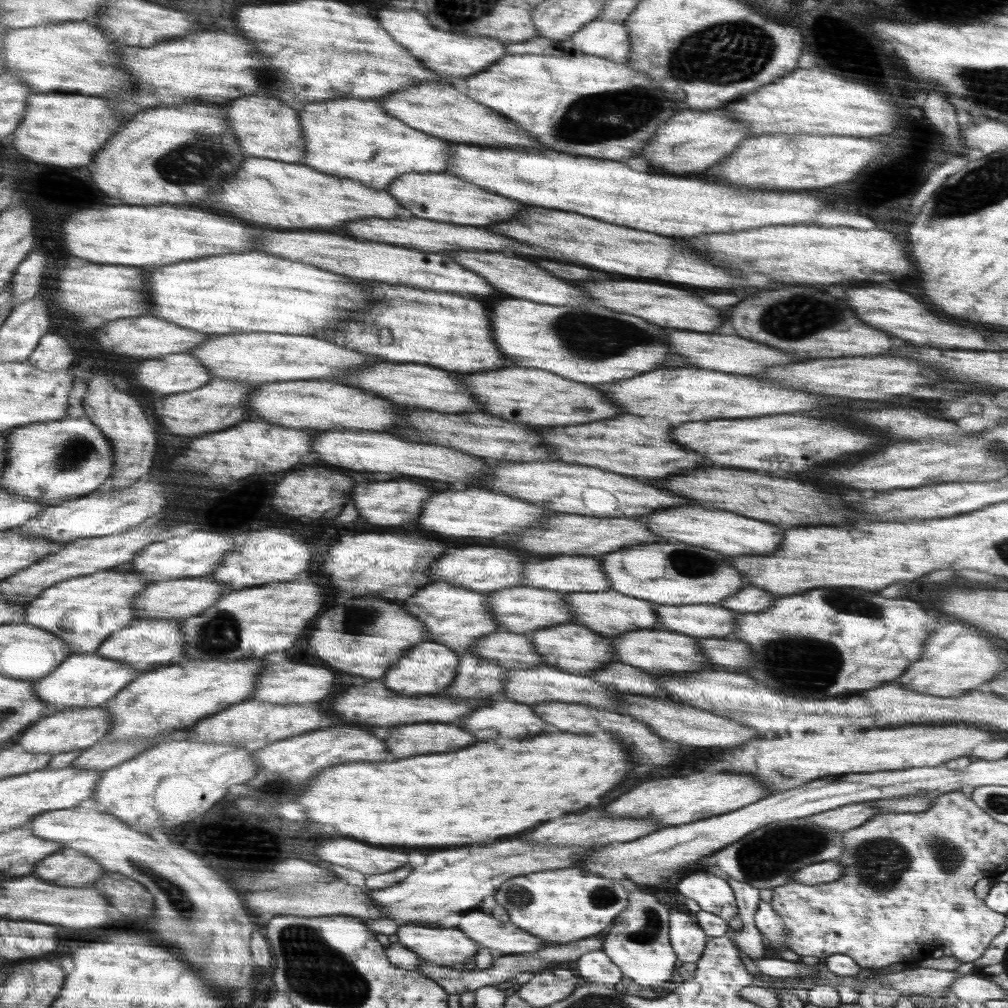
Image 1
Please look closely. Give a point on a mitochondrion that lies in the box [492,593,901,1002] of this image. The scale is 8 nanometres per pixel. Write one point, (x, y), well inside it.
(771, 852)

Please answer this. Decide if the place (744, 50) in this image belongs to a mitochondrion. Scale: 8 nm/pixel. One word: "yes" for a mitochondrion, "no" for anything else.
yes

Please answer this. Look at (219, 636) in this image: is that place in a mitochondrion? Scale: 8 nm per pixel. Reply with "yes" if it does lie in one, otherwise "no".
yes

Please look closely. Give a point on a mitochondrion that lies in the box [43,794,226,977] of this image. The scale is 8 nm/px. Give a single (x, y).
(175, 890)

